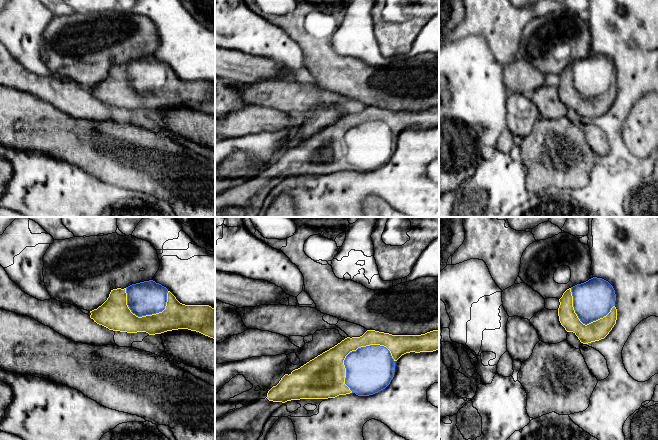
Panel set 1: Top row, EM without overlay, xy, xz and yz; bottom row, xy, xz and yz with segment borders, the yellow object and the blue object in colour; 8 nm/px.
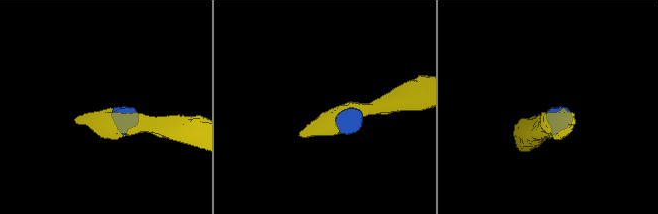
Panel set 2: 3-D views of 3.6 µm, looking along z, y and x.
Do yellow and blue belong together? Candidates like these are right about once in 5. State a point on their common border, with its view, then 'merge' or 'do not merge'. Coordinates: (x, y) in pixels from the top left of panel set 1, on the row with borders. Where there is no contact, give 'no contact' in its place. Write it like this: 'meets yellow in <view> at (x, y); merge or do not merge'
meets yellow in xz at (347, 354); merge

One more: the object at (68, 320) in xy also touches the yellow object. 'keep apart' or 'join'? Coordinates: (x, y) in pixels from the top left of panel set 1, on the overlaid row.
keep apart

